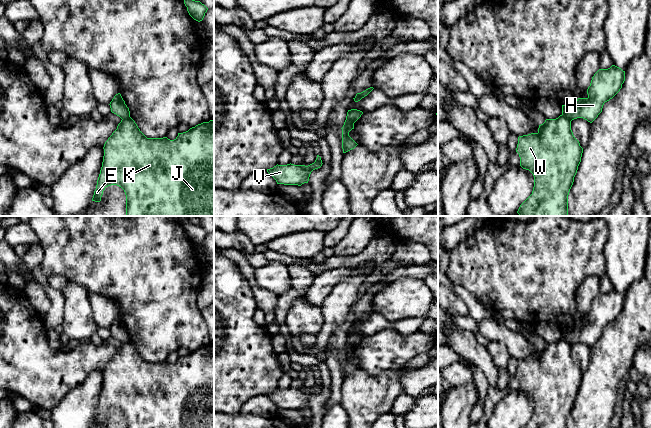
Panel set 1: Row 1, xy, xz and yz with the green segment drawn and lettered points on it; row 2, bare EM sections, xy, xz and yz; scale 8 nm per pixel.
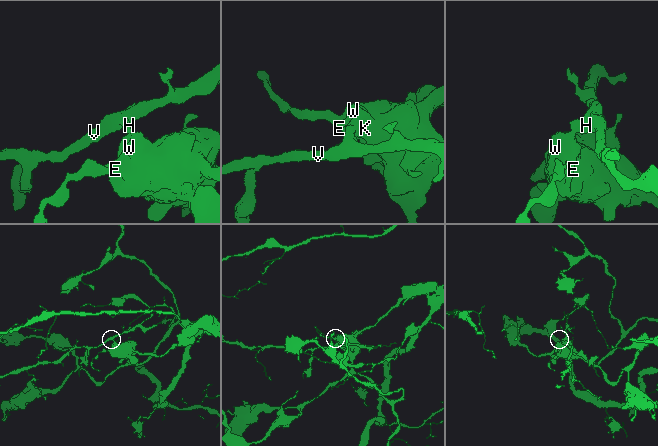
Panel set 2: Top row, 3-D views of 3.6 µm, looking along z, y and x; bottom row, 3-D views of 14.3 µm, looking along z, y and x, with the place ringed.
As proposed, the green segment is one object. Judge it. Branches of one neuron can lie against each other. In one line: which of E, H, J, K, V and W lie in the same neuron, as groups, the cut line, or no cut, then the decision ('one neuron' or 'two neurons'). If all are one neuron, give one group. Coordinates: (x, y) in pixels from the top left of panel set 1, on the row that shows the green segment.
E J K W / H V | yz (562, 114), (570, 121) | two neurons

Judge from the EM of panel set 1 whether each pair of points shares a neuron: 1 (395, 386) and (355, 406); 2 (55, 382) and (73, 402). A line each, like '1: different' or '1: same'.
1: same
2: different

